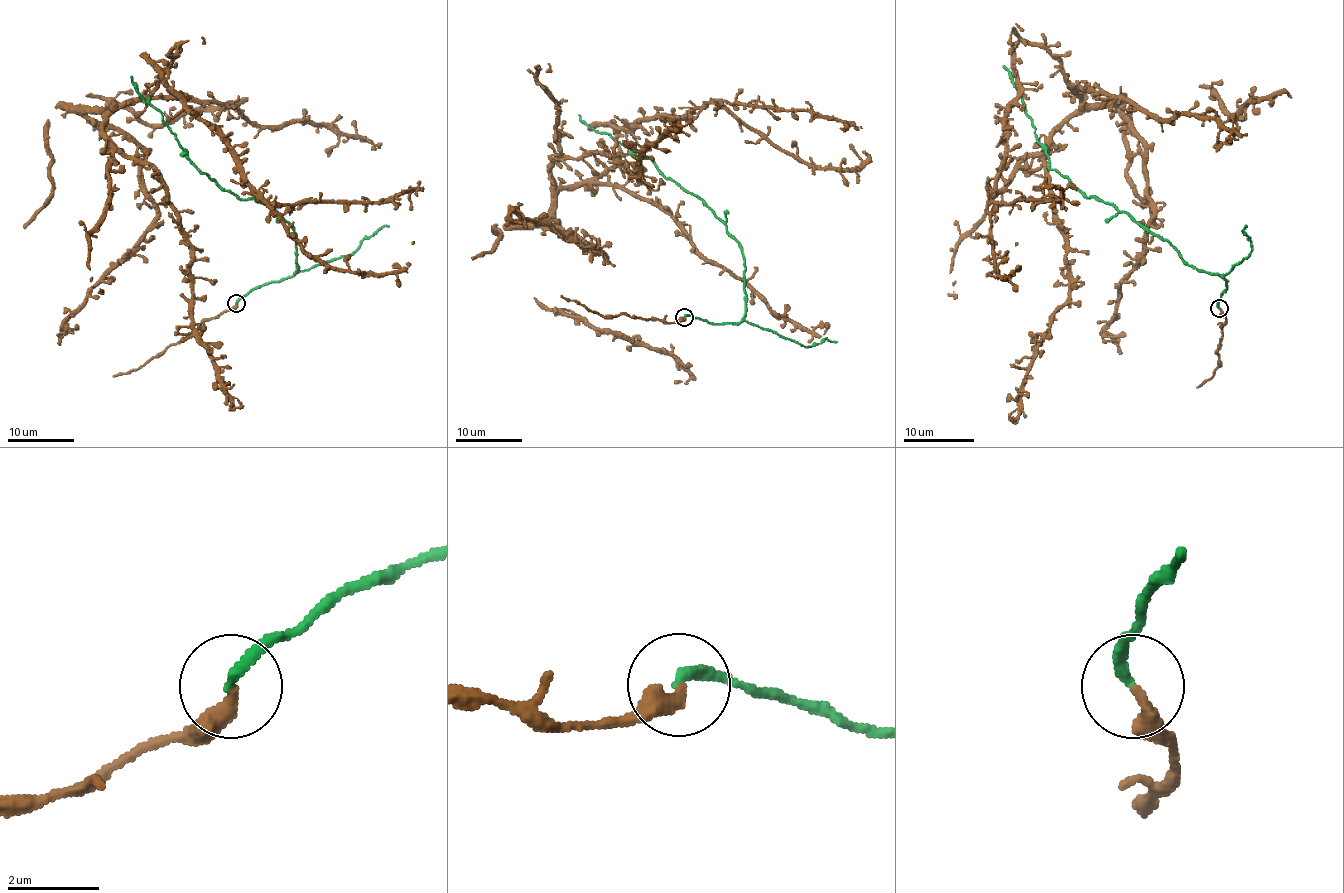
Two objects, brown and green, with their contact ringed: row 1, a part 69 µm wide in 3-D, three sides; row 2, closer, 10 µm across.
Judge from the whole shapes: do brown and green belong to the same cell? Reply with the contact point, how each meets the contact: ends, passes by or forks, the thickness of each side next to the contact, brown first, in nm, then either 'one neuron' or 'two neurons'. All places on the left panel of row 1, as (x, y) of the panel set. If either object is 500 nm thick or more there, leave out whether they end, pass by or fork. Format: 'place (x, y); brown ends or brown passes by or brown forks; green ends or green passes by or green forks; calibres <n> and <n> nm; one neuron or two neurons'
place (236, 303); brown ends; green ends; calibres 320 and 240 nm; one neuron

